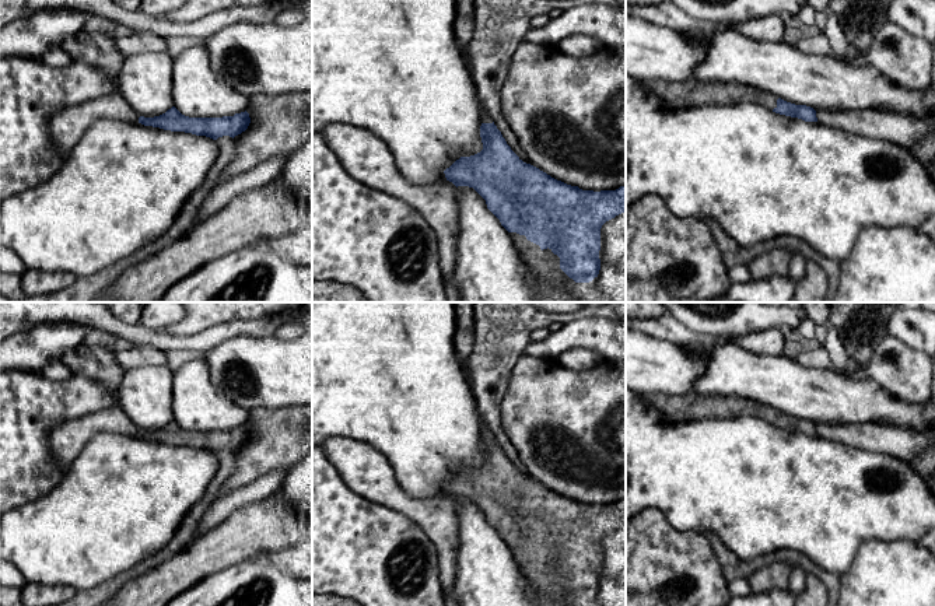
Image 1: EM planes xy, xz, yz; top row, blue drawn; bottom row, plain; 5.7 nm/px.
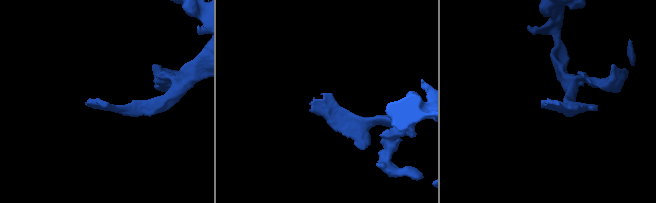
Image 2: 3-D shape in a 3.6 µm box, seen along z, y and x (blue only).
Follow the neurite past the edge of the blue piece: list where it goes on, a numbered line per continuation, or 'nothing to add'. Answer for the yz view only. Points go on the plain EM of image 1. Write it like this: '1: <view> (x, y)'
1: yz (687, 407)

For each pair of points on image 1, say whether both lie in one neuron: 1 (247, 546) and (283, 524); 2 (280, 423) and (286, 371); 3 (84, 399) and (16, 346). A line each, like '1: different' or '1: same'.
1: same
2: different
3: different

